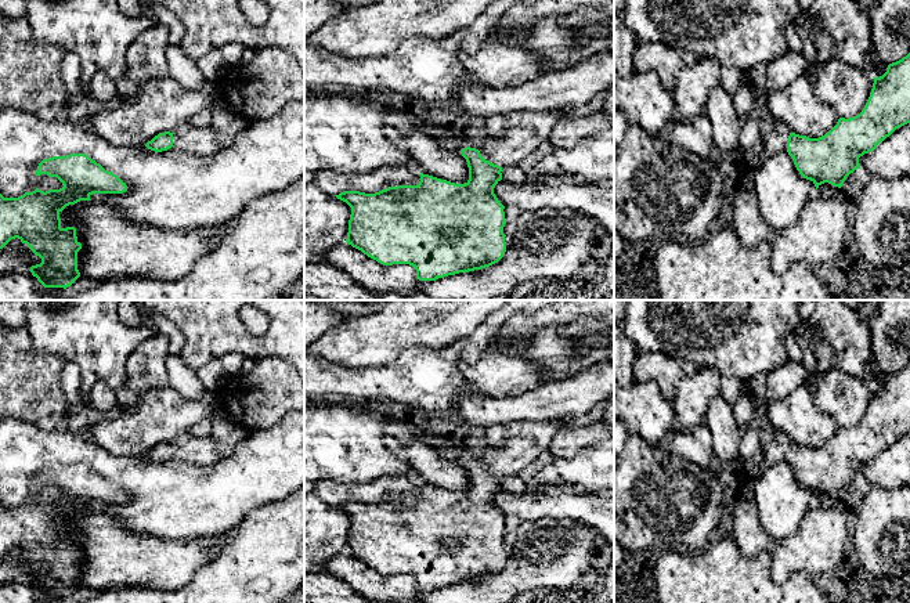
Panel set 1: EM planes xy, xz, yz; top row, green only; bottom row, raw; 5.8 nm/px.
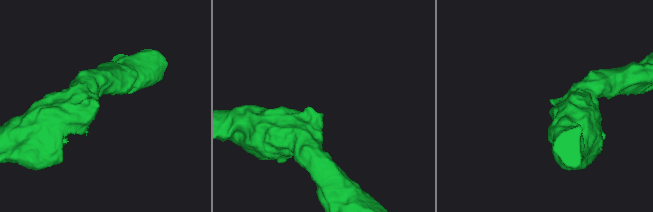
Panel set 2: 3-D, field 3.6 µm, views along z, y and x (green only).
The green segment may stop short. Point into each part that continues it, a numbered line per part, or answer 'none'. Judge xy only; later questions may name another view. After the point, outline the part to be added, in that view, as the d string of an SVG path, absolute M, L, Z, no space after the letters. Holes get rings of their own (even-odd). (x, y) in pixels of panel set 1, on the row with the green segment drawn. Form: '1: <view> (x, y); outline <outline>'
1: xy (202, 141); outline M185 126L173 134L173 147L180 151L188 151L198 156L210 156L223 148L223 145L219 144L212 126Z

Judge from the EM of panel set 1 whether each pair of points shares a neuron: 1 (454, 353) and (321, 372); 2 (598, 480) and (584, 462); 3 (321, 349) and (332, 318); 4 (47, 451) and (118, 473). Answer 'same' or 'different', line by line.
1: same
2: same
3: different
4: same

